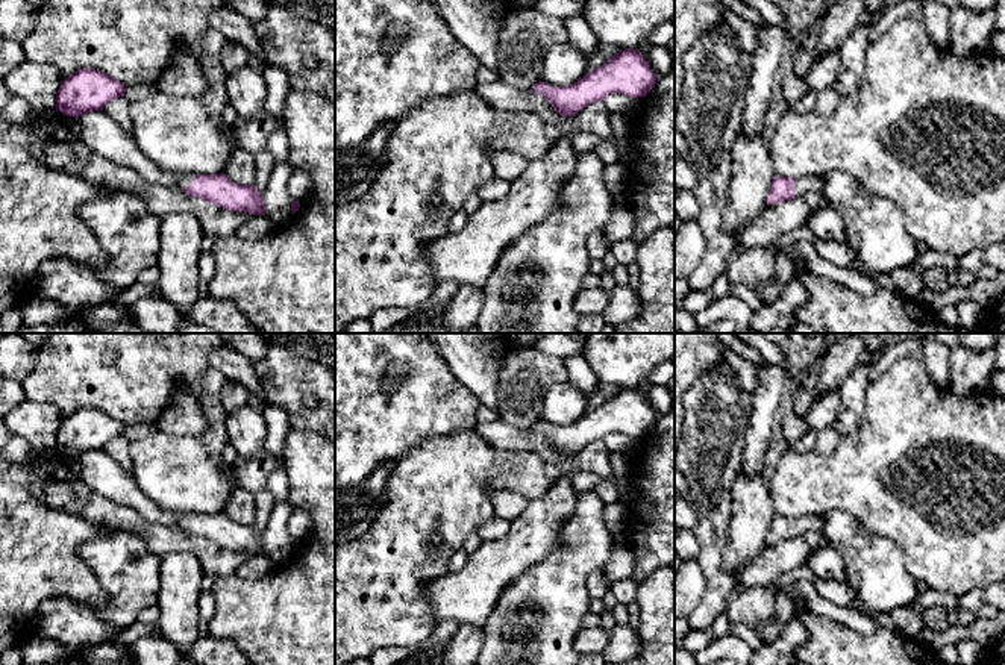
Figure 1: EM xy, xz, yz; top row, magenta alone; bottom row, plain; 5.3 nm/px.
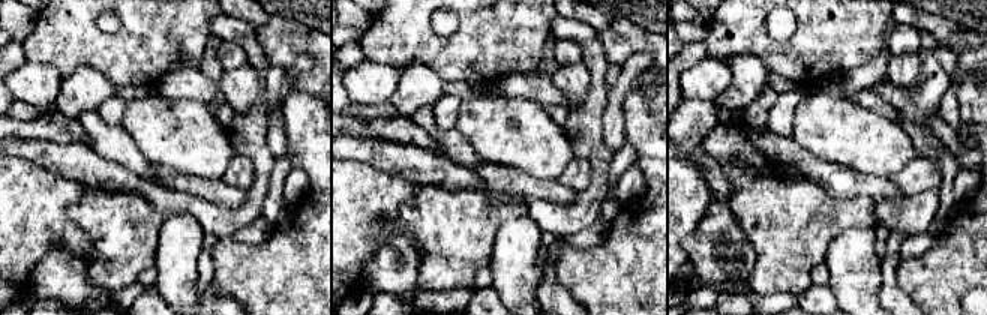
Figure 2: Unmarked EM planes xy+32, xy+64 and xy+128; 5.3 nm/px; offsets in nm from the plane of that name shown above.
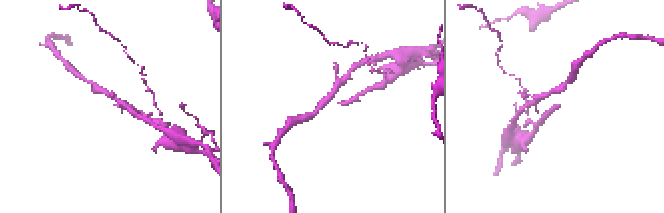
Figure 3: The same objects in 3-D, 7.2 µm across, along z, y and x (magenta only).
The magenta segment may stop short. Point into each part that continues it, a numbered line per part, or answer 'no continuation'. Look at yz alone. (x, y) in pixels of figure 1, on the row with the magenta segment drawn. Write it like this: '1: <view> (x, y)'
1: yz (808, 187)

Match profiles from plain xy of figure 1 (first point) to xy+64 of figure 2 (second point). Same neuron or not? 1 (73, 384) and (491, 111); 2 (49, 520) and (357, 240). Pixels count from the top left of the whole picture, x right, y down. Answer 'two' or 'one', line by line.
1: two
2: one

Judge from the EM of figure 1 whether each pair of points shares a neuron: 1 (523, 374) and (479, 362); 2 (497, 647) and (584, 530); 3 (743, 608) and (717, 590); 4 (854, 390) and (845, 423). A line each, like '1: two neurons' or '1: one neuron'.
1: two neurons
2: one neuron
3: two neurons
4: one neuron

